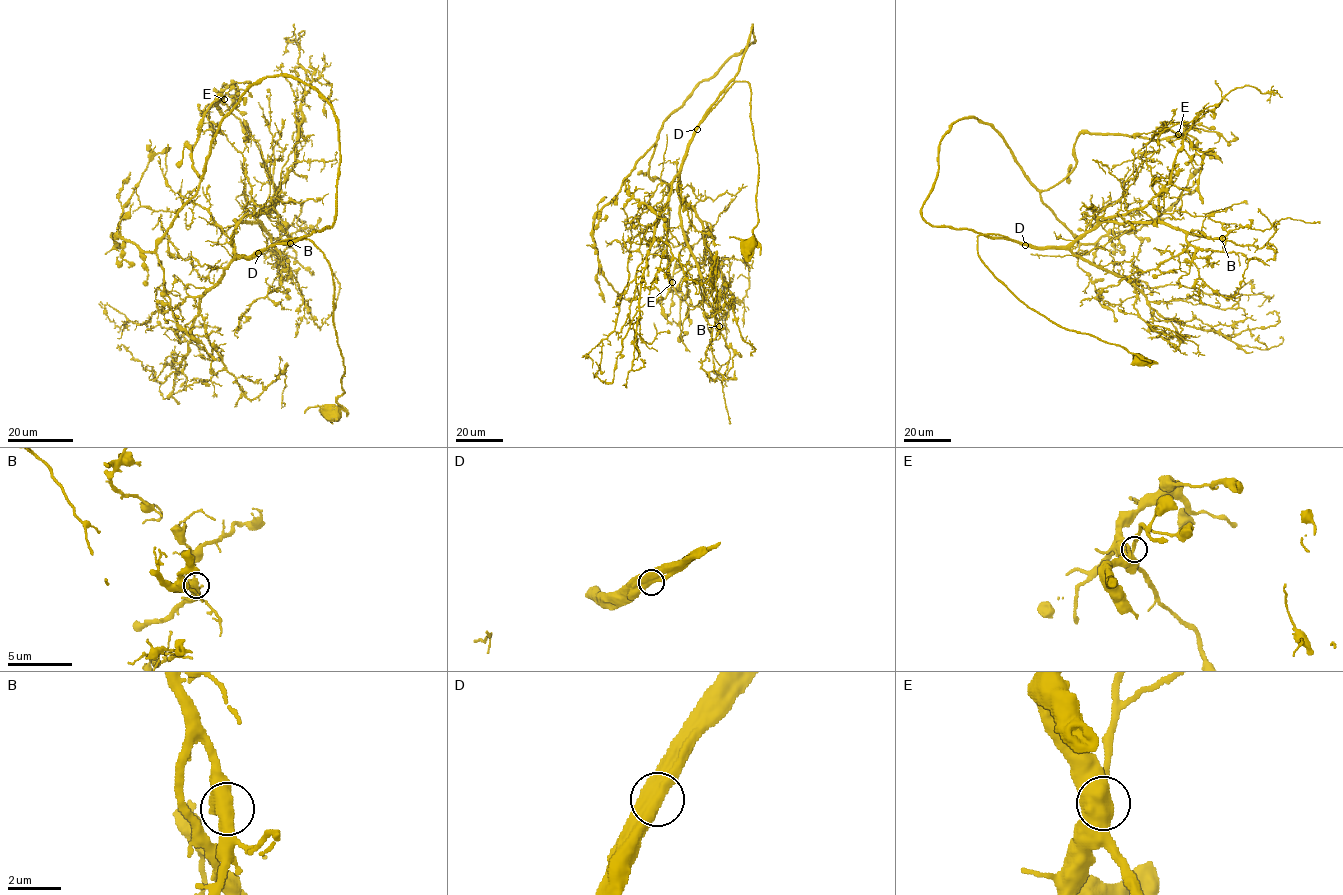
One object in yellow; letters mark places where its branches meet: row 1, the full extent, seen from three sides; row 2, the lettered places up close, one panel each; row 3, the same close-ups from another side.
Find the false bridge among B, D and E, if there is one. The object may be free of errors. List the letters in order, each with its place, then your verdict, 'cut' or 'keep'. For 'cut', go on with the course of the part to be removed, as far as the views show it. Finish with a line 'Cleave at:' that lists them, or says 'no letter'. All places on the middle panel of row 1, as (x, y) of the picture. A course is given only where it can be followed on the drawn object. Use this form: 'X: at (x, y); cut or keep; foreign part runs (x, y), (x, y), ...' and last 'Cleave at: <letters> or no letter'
B: at (719, 326); keep
D: at (697, 129); keep
E: at (672, 282); keep
Cleave at: no letter

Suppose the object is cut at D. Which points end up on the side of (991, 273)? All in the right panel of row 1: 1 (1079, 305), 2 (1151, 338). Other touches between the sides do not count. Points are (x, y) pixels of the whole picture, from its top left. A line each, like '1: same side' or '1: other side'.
1: other side
2: other side

